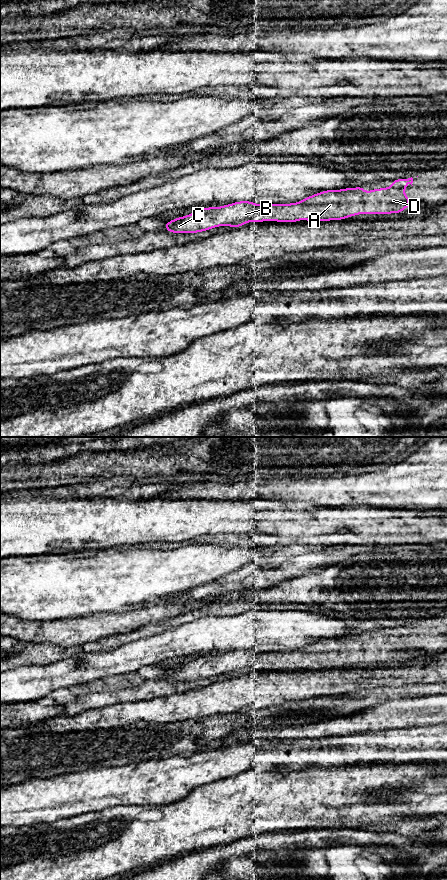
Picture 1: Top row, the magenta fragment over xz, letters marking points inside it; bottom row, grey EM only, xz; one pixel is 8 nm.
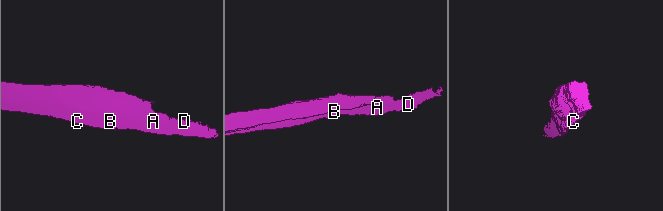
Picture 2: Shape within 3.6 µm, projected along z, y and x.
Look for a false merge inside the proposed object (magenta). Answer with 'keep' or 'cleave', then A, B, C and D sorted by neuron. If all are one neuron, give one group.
keep; A B C D

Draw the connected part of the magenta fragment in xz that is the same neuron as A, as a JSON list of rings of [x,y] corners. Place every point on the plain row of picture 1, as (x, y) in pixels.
[[[413,626],[408,627],[395,627],[388,636],[372,637],[366,640],[362,634],[355,636],[345,636],[339,638],[325,638],[320,641],[308,644],[302,649],[296,650],[294,652],[256,652],[251,649],[238,649],[235,651],[223,653],[221,655],[207,655],[199,657],[189,663],[175,666],[169,670],[165,671],[164,676],[170,681],[199,681],[203,679],[210,678],[211,676],[220,674],[229,675],[241,675],[242,673],[249,670],[265,670],[273,668],[274,670],[299,670],[302,666],[304,669],[331,669],[331,668],[343,668],[348,665],[360,663],[360,662],[392,662],[401,661],[404,657],[408,656],[411,649],[409,645],[404,641],[404,638],[413,631]]]

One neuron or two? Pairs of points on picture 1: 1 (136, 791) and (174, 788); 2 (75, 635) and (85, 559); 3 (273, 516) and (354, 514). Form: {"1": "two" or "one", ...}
{"1": "one", "2": "two", "3": "one"}

